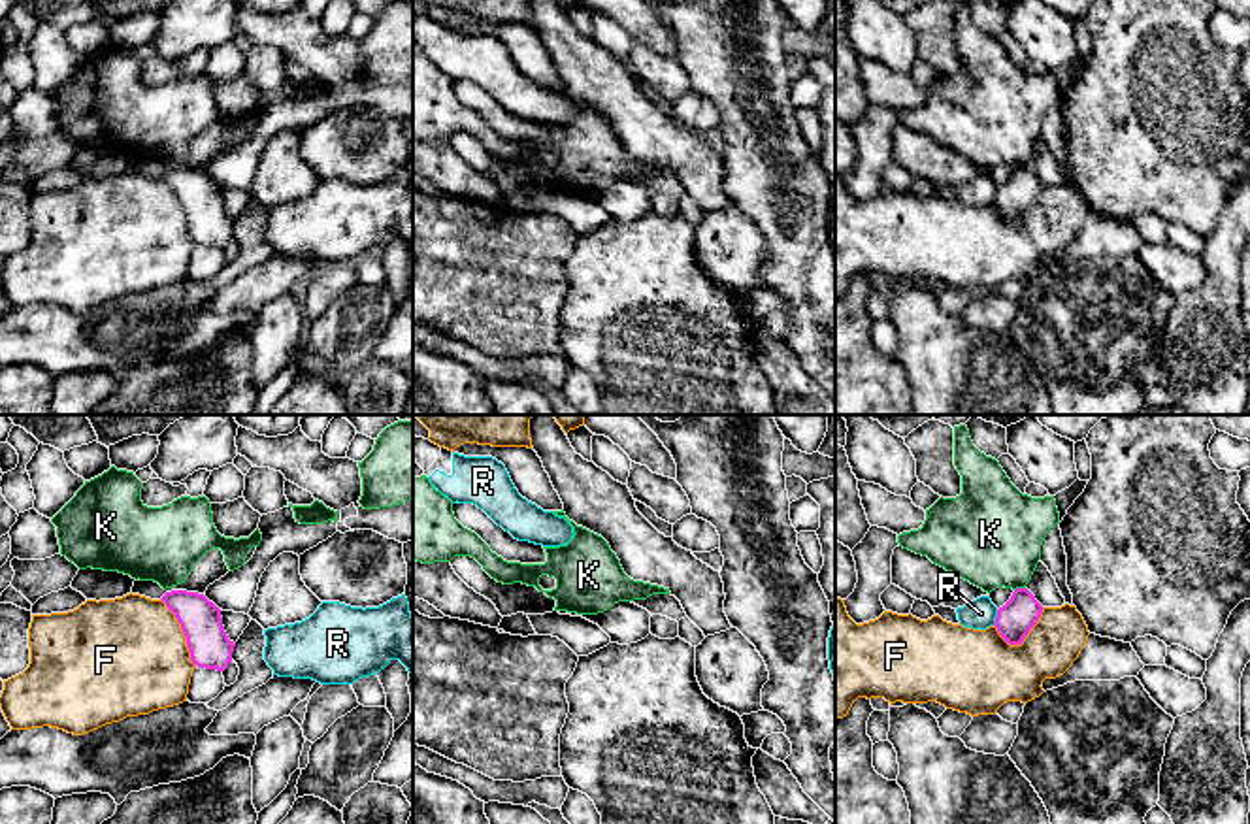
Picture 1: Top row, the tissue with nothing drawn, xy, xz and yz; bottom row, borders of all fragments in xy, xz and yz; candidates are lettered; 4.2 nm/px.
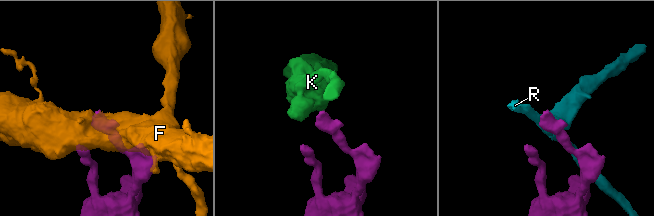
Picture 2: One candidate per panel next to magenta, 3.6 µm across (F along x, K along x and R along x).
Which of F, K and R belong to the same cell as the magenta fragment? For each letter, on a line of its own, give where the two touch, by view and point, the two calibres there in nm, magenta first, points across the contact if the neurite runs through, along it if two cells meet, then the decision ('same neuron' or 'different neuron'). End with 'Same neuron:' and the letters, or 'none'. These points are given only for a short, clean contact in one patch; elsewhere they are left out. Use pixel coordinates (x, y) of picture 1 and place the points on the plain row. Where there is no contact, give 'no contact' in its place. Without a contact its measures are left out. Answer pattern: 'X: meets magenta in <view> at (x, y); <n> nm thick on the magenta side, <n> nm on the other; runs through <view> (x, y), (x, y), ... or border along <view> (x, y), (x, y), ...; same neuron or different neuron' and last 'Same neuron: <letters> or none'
F: meets magenta in yz at (1022, 217); 160 nm thick on the magenta side, 360 nm on the other; different neuron
K: meets magenta in yz at (1019, 166); 160 nm thick on the magenta side, 420 nm on the other; border along yz (1024, 164), (1015, 168); different neuron
R: meets magenta in yz at (996, 195); 160 nm thick on the magenta side, 130 nm on the other; border along yz (998, 187), (992, 202); different neuron
Same neuron: none

